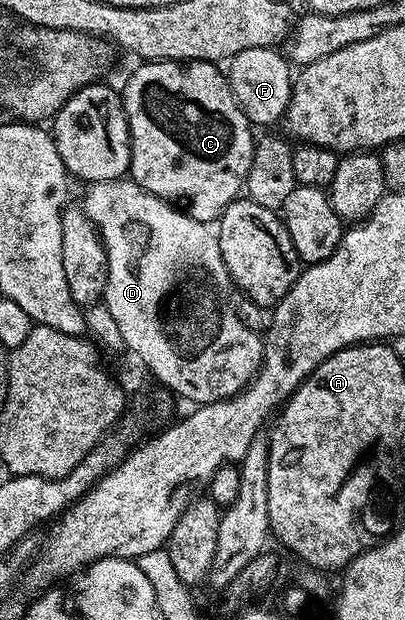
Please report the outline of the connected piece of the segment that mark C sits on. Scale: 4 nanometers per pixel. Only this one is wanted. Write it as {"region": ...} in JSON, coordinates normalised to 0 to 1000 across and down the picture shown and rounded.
{"region":[[[360,97],[348,105],[351,108],[314,129],[311,147],[304,144],[296,152],[301,173],[311,177],[311,198],[321,202],[319,285],[365,311],[380,313],[390,319],[407,319],[422,329],[447,329],[454,334],[457,344],[472,345],[486,358],[536,360],[538,353],[548,350],[548,344],[563,335],[563,329],[580,326],[590,315],[600,311],[602,295],[627,256],[627,237],[632,234],[632,224],[627,224],[625,216],[630,211],[622,208],[622,200],[602,187],[598,176],[588,173],[578,150],[568,147],[560,121],[551,115],[546,119],[538,115],[546,111],[531,102],[462,100],[452,105],[444,100],[375,100]]]}

